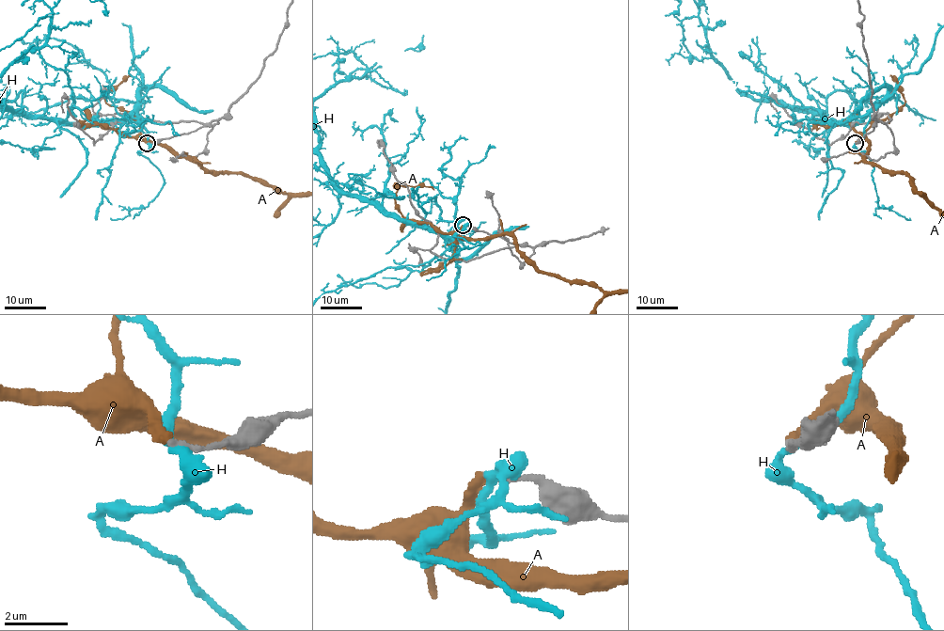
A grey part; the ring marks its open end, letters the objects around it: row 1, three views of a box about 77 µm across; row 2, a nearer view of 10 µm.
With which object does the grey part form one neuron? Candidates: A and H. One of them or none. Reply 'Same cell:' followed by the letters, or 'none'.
Same cell: none

